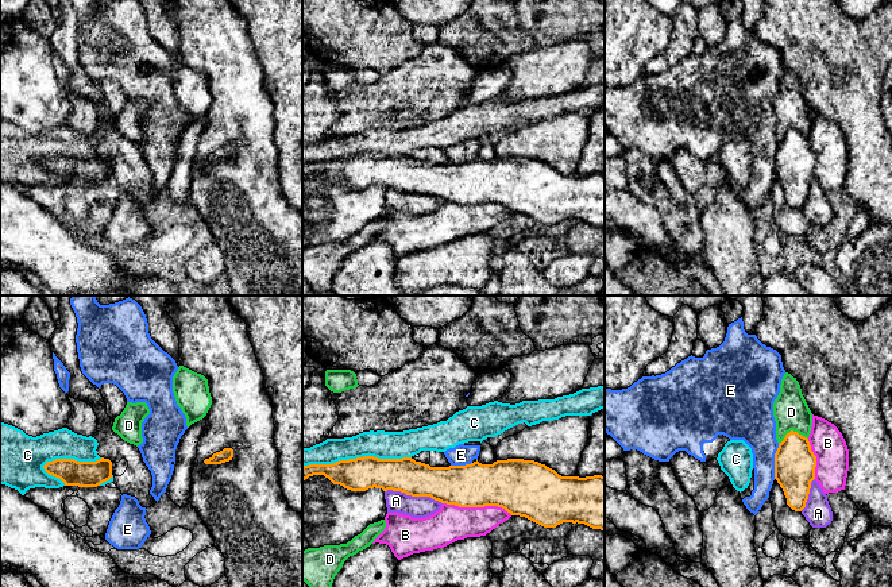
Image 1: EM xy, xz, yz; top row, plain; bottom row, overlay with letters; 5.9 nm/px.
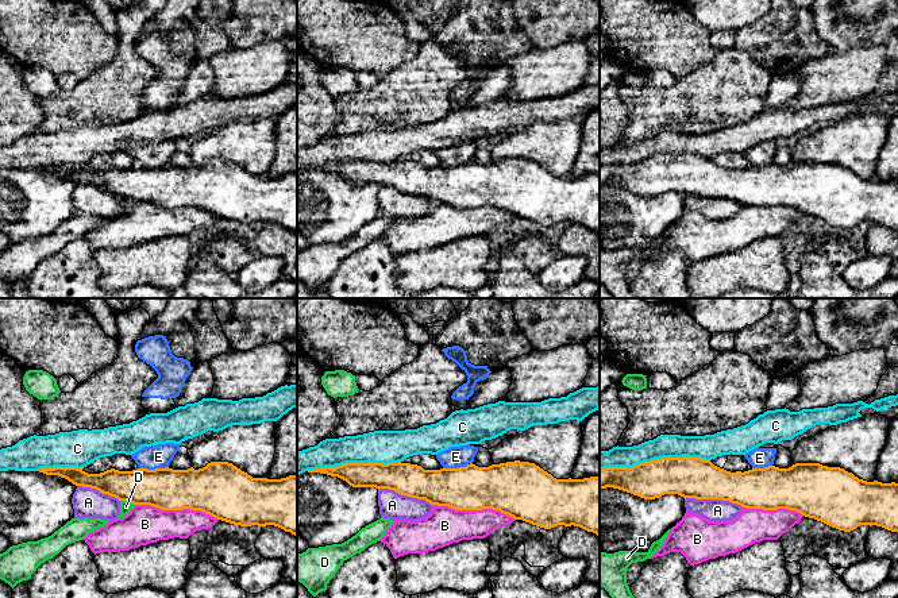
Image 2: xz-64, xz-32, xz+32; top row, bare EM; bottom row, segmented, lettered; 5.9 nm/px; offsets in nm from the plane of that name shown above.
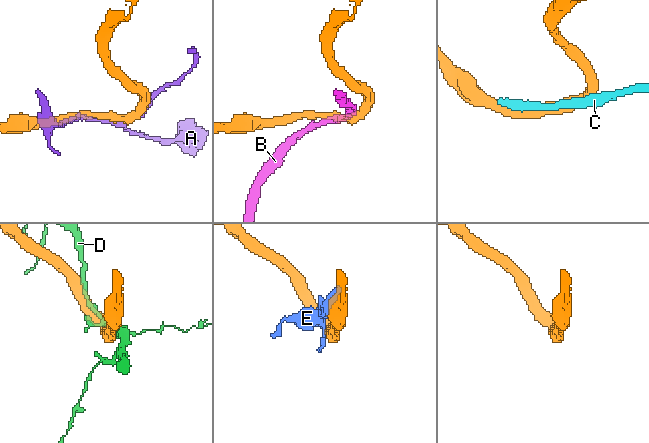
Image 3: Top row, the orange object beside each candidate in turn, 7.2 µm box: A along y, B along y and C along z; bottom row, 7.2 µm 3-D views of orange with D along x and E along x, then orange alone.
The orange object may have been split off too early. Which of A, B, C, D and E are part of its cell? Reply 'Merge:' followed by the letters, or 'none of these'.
Merge: none of these

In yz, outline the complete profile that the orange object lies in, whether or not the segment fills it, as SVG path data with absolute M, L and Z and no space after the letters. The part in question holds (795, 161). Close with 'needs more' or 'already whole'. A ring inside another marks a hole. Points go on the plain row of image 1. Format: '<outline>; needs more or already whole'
M791 128L775 151L775 177L787 196L787 202L802 209L815 177L816 154L807 135Z; already whole

